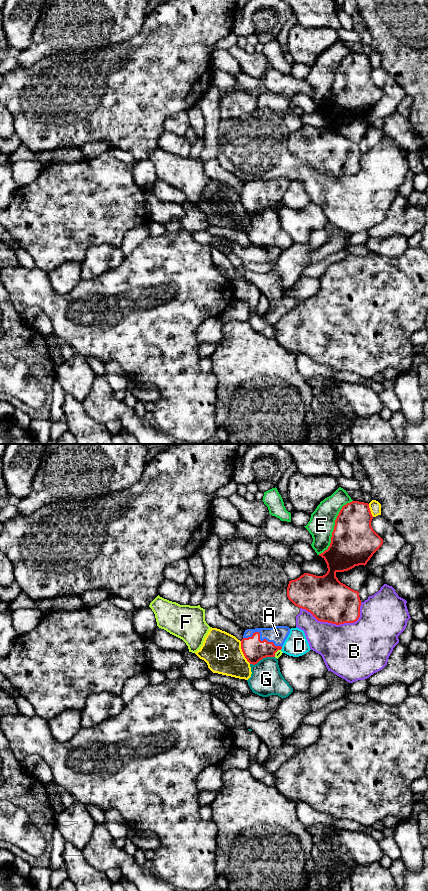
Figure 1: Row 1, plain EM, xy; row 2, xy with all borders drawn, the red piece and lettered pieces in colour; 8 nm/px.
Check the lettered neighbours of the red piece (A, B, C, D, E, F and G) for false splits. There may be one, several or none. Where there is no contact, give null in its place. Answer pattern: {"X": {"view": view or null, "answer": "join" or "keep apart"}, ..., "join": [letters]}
{"A": {"view": "xy", "answer": "join"}, "B": {"view": "xy", "answer": "keep apart"}, "C": {"view": "xy", "answer": "keep apart"}, "D": {"view": "xy", "answer": "keep apart"}, "E": {"view": "xy", "answer": "keep apart"}, "F": {"view": "xy", "answer": "keep apart"}, "G": {"view": "xy", "answer": "keep apart"}, "join": ["A"]}

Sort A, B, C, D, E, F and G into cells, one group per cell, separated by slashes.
A / B / C / D / E / F / G

